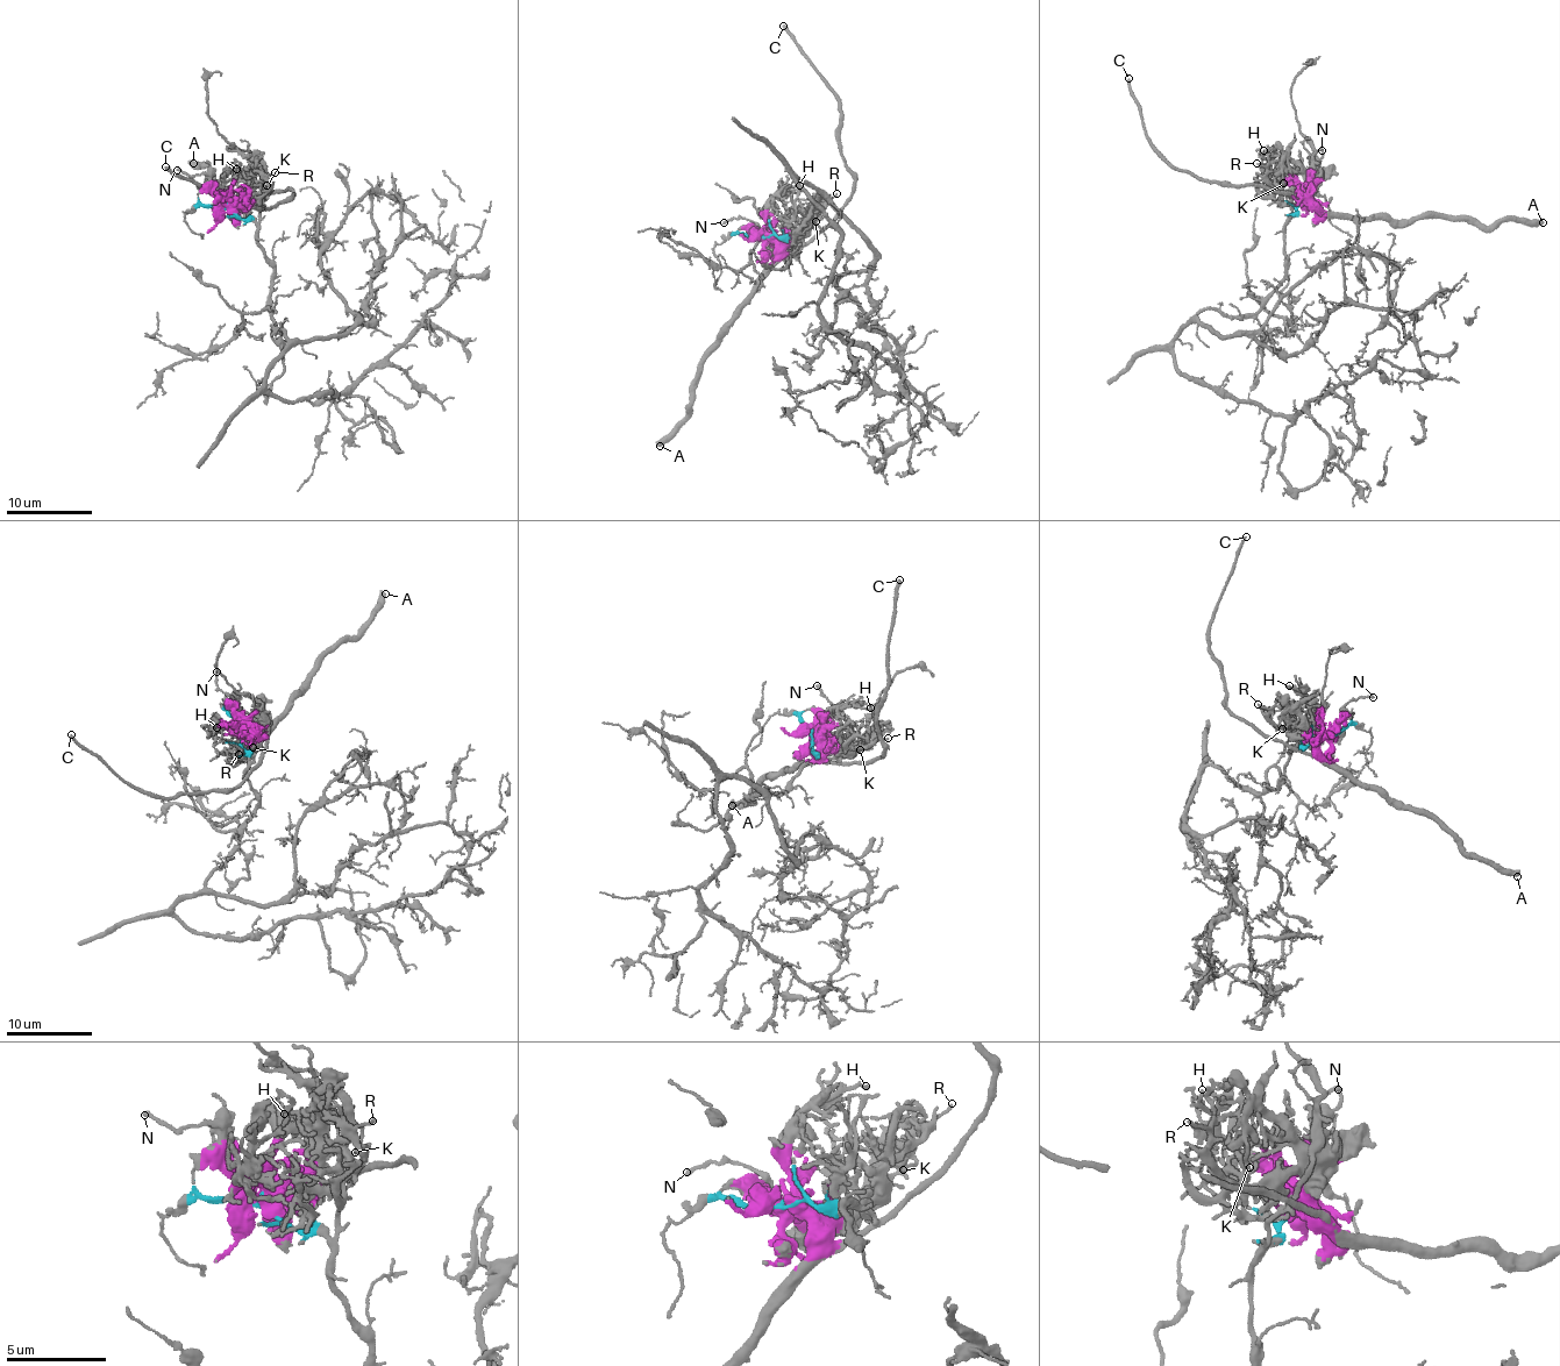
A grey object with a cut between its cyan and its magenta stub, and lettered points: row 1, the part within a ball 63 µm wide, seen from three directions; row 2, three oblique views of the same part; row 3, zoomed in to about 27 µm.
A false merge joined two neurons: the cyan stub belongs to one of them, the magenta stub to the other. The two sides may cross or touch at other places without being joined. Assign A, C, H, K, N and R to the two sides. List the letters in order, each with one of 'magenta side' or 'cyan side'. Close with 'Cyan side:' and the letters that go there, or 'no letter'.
A: magenta side
C: magenta side
H: magenta side
K: magenta side
N: magenta side
R: magenta side
Cyan side: no letter

